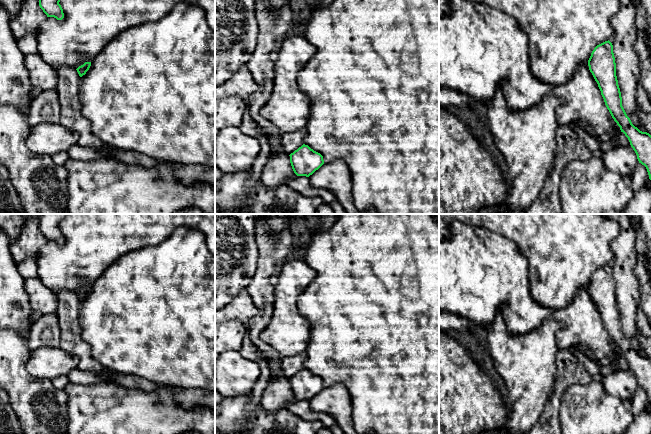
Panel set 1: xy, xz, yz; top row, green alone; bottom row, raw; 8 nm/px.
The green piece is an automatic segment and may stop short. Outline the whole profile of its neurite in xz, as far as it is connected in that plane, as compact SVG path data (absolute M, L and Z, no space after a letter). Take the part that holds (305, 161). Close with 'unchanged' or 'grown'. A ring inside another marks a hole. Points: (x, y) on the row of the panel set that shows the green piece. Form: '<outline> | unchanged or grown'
M305 144L289 156L292 169L297 176L309 177L324 164L323 156Z | unchanged

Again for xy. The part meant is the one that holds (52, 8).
M39 0L39 6L47 17L54 17L57 20L62 20L64 18L64 13L60 0Z | unchanged

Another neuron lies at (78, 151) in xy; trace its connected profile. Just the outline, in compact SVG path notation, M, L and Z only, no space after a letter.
M76 143L68 149L67 154L68 157L77 159L114 159L129 165L140 165L146 168L154 167L159 163L159 161L141 153L129 150L119 150L103 143L102 147L98 149Z

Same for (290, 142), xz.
M300 130L292 133L281 133L280 139L284 152L290 155L301 147L304 144L303 137L303 132Z

